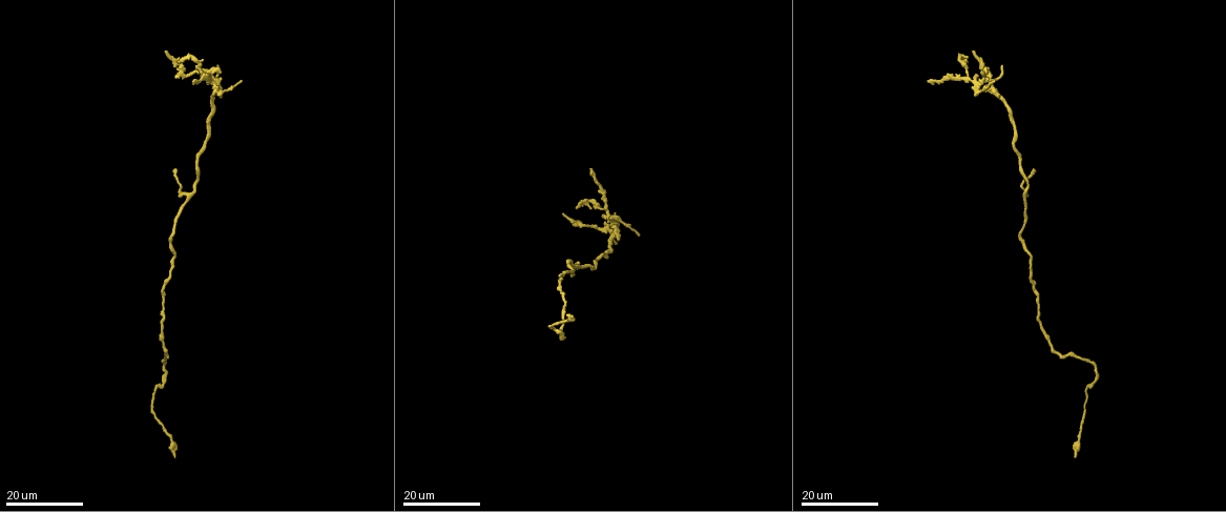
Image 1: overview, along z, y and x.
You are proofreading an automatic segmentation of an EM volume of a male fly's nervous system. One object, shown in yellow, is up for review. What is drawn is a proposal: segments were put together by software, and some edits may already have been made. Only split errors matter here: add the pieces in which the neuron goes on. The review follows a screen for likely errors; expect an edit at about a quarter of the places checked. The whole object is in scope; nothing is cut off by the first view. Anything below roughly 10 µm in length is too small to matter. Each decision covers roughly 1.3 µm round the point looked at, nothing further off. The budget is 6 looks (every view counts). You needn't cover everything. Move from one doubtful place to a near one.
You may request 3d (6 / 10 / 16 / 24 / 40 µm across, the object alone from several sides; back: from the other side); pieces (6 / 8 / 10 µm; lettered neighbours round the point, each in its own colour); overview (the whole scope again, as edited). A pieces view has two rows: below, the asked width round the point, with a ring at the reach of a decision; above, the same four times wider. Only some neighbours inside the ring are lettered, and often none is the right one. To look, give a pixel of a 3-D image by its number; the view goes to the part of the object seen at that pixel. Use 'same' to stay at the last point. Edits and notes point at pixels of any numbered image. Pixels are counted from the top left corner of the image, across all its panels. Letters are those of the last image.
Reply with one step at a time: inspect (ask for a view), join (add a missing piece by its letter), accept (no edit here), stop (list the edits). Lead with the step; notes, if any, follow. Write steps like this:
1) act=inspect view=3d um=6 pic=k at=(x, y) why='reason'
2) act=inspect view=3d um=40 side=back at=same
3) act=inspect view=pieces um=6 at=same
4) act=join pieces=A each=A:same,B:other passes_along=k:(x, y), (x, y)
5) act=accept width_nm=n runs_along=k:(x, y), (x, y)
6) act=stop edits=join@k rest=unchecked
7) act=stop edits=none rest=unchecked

act=inspect view=3d um=16 pic=1 at=(221, 70) why='branch stops here'

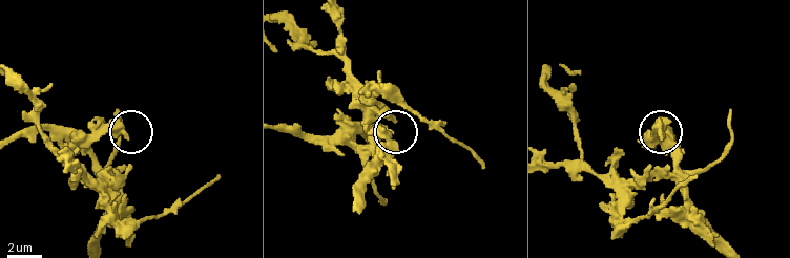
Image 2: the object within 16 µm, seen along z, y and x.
act=inspect view=pieces um=10 pic=2 at=(658, 135)

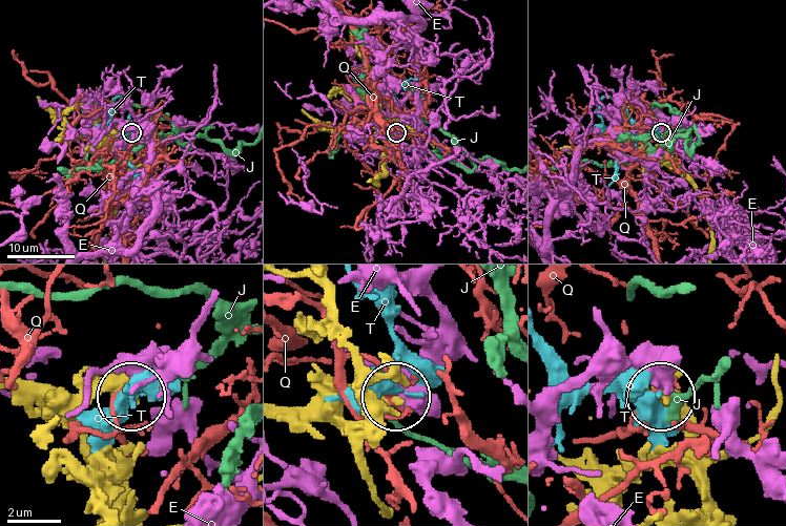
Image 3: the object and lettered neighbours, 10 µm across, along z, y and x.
act=accept each=E:other,J:other,Q:other,T:other found='none of them fits'

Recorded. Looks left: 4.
act=inspect view=3d um=16 pic=1 at=(1002, 65) why='free end'

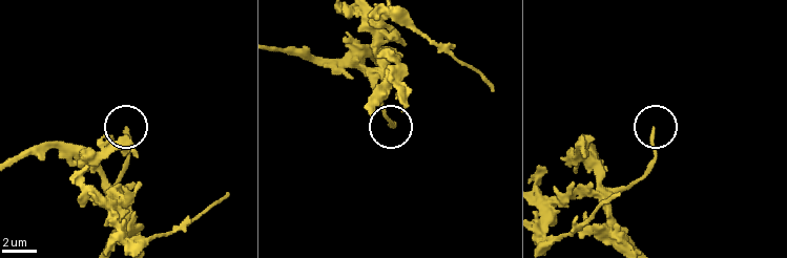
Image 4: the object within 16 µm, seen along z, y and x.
act=inspect view=pieces um=8 pic=4 at=(126, 131)

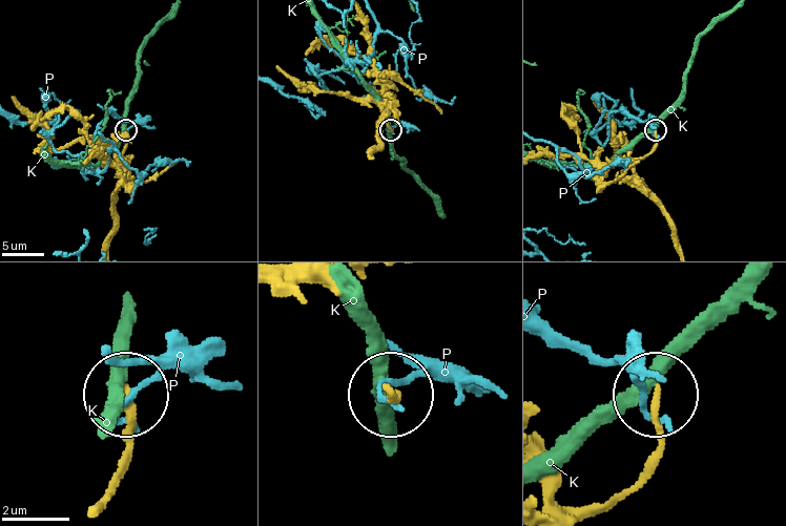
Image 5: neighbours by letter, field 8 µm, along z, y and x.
act=accept width_nm=220 each=K:other,P:other found='none of them fits'

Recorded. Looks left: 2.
act=inspect view=3d um=16 pic=1 at=(619, 238) why='branch stops here'

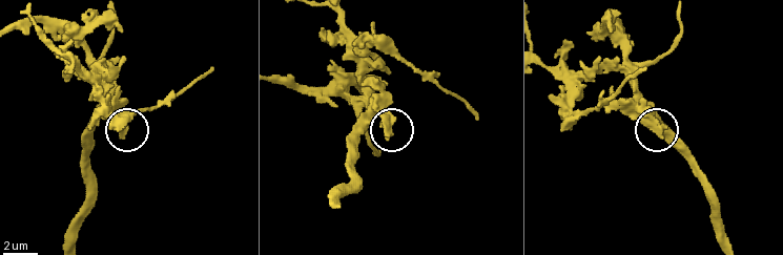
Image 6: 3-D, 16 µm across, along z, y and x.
act=inspect view=pieces um=8 pic=6 at=(666, 125)

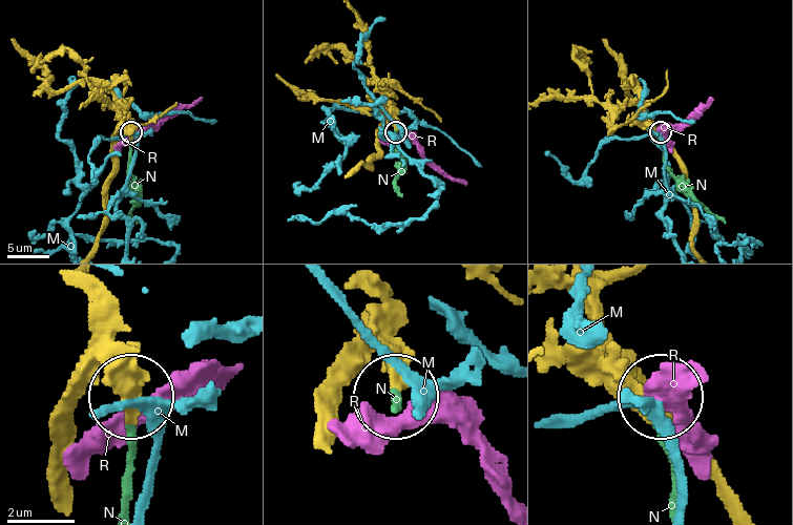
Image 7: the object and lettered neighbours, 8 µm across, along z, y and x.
act=join pieces=N each=M:other,N:same,R:other passes_along=7:(72, 384), (95, 364), (118, 378), (128, 413), (128, 505) found='the neuron continues'

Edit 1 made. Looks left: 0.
act=stop edits=join@7 rest=unchecked

